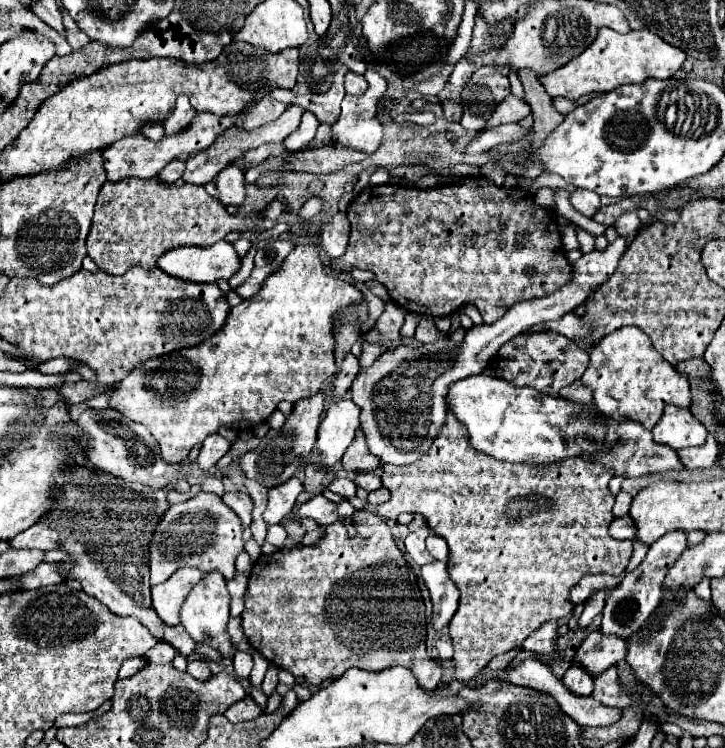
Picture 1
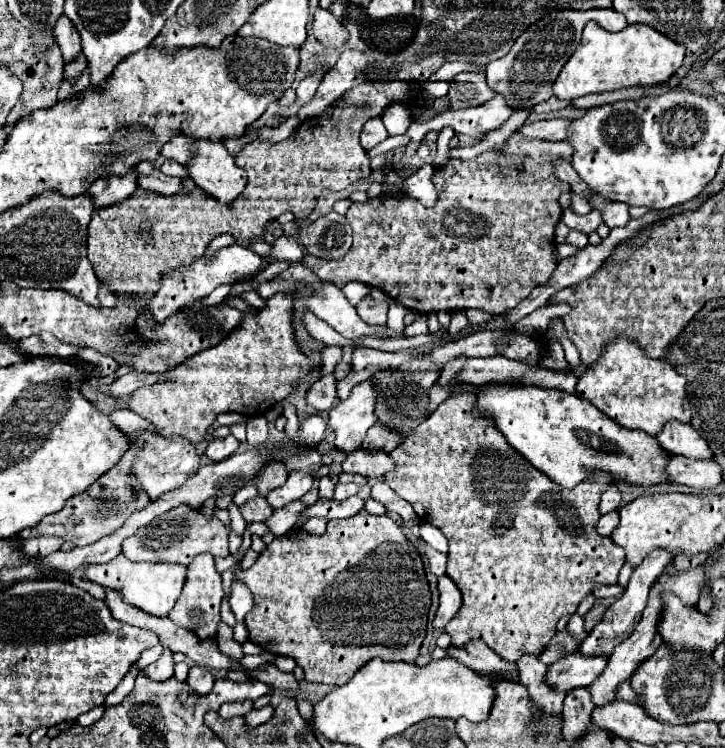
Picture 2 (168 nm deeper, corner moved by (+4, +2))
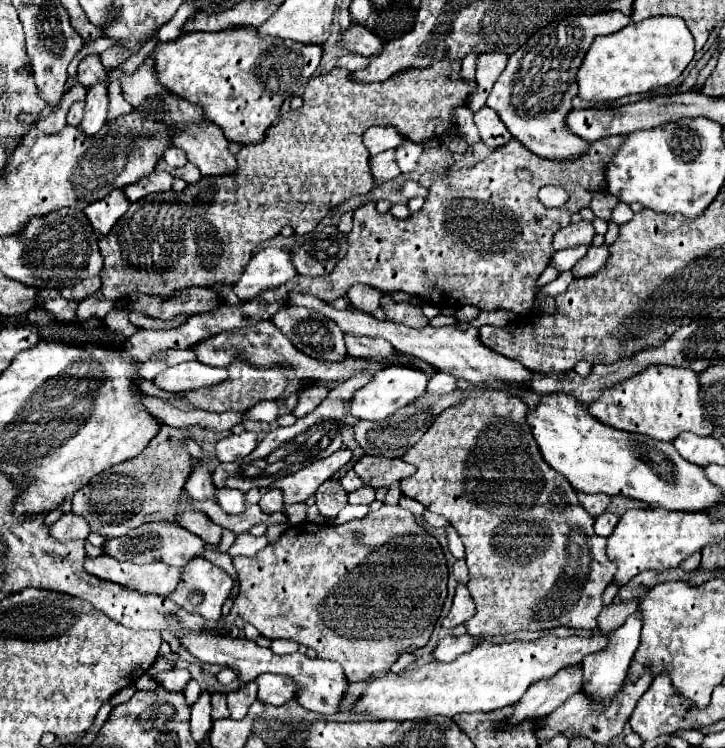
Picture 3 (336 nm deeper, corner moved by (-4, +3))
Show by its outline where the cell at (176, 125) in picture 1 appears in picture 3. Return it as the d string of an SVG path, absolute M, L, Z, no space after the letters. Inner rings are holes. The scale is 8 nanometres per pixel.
M171 146L171 148L167 148L167 152L165 152L165 156L163 156L163 160L171 166L171 168L177 168L177 166L183 166L185 162L187 162L187 158L185 158L185 152L181 150L181 148L175 148L175 146Z

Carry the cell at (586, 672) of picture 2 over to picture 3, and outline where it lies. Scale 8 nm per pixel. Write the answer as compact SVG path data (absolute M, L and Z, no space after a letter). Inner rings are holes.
M575 664L571 668L559 670L551 680L539 680L529 686L519 702L513 704L515 712L511 716L511 724L519 724L523 720L537 720L545 714L551 714L561 704L565 704L575 692L583 690L583 664Z

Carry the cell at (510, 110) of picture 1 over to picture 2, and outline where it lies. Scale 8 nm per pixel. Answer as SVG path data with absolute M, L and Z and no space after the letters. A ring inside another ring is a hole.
M495 95L491 101L487 101L487 103L483 103L483 105L479 105L479 107L471 107L471 109L459 109L459 111L447 111L447 113L441 113L441 115L435 115L431 121L425 121L425 123L417 123L417 121L413 121L411 123L411 127L407 129L407 133L405 135L397 135L397 137L389 137L389 139L385 139L383 143L379 143L373 151L367 151L369 153L369 157L373 159L373 157L377 157L377 155L381 155L381 153L387 153L387 151L391 151L391 149L395 149L395 147L399 147L399 145L403 145L403 143L411 143L411 141L415 141L415 143L421 143L423 141L423 137L429 133L429 131L441 131L443 127L451 127L455 133L463 133L463 135L471 135L471 137L477 137L477 139L483 139L489 131L495 131L495 129L499 129L499 125L503 125L509 117L511 117L511 113L513 113L513 109L505 103L505 99L503 97L499 97L499 95Z

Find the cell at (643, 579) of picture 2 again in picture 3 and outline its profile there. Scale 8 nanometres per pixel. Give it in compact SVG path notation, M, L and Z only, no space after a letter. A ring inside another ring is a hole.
M635 610L617 630L607 634L607 640L609 642L603 650L597 650L597 652L583 658L583 690L587 694L591 694L591 698L599 706L603 706L611 700L611 696L621 688L621 684L627 676L631 658L633 658L633 654L639 646L639 640L641 640L641 612Z

